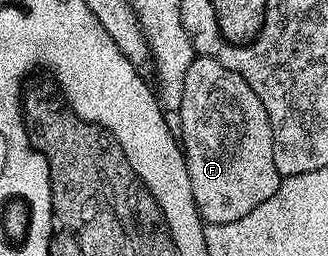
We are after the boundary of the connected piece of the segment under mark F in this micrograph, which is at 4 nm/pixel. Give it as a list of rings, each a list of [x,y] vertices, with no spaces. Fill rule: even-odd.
[[[193,57],[186,72],[178,117],[178,138],[184,151],[190,188],[194,192],[194,204],[207,225],[242,220],[246,212],[254,212],[258,204],[266,204],[266,200],[278,192],[282,179],[278,168],[274,168],[274,136],[270,120],[266,116],[266,108],[262,108],[262,100],[258,100],[242,75],[226,68],[216,58]]]

